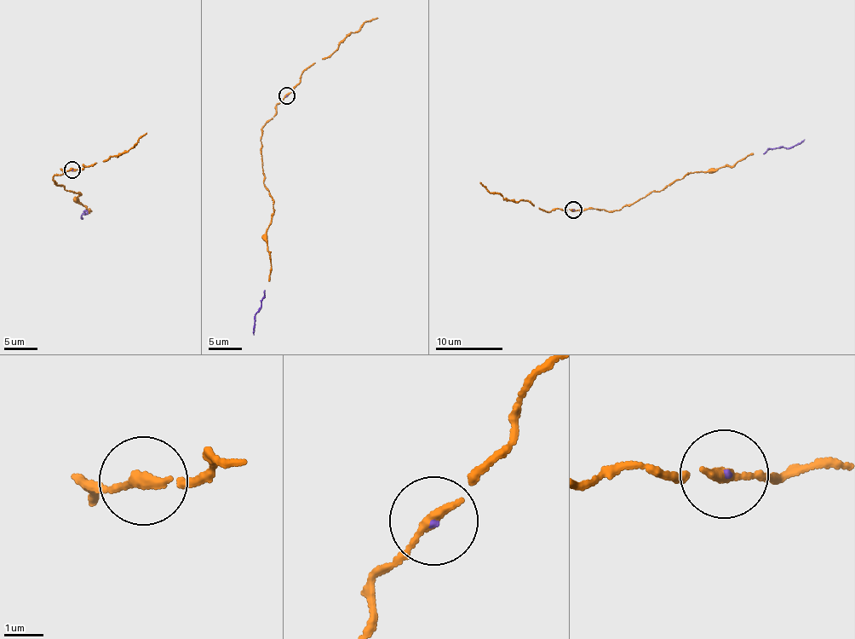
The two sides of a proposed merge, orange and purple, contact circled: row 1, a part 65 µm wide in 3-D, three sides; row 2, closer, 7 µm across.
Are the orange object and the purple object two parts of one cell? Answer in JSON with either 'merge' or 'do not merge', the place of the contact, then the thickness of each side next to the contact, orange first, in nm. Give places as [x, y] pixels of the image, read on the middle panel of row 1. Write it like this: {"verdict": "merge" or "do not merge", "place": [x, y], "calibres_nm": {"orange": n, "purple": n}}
{"verdict": "merge", "place": [286, 95], "calibres_nm": {"orange": 240, "purple": 50}}

